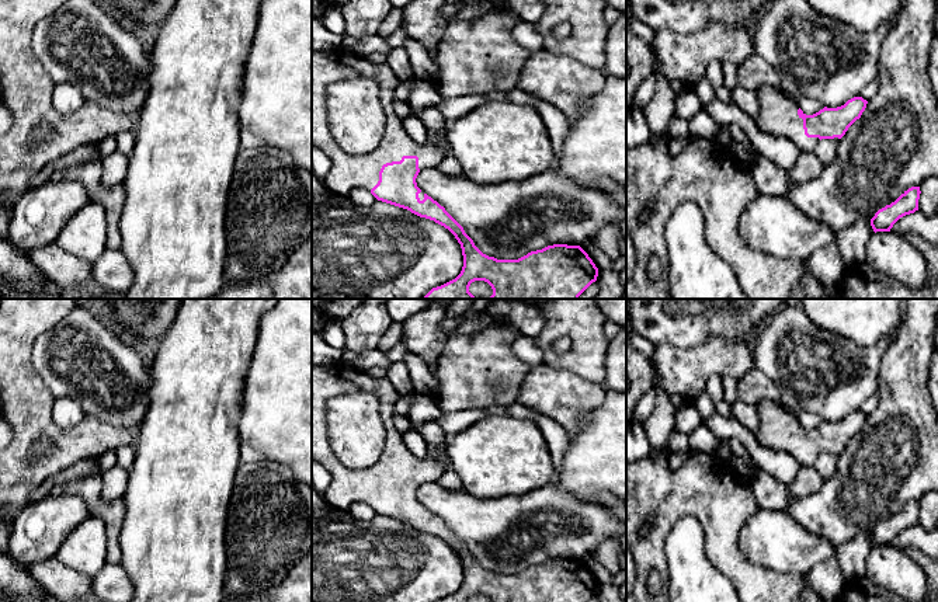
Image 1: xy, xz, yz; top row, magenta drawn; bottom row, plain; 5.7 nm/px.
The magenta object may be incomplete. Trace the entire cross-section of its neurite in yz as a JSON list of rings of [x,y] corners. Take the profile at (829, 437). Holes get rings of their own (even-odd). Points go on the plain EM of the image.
[[[771,400],[755,404],[760,428],[754,434],[760,445],[789,453],[800,467],[813,467],[821,453],[838,456],[861,432],[868,415],[854,411],[837,422],[824,421],[806,429],[791,413]]]

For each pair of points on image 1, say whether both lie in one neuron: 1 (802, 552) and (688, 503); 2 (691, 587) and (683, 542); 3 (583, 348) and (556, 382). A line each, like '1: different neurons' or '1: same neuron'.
1: different neurons
2: same neuron
3: different neurons

